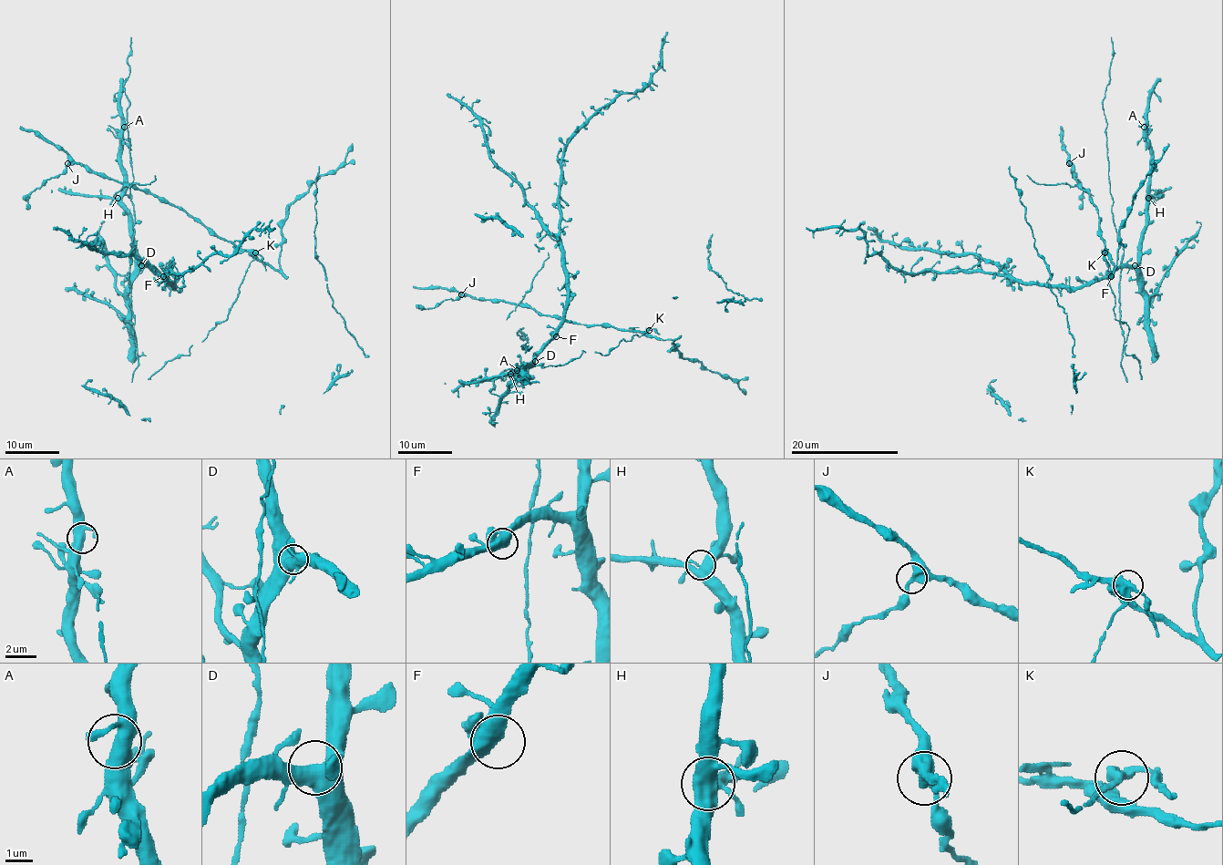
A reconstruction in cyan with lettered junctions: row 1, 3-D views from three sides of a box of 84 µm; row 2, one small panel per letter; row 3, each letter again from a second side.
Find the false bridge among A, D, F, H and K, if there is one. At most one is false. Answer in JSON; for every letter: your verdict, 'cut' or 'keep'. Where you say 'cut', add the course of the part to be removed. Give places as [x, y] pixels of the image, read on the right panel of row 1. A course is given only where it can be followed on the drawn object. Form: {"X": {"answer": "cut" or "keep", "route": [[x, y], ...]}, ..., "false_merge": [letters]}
{"A": {"answer": "keep"}, "D": {"answer": "keep"}, "F": {"answer": "keep"}, "H": {"answer": "keep"}, "K": {"answer": "cut", "route": [[1104, 252], [1097, 209], [1089, 194], [1078, 184], [1070, 163], [1073, 177], [1083, 187], [1083, 205], [1078, 209]]}, "false_merge": ["K"]}

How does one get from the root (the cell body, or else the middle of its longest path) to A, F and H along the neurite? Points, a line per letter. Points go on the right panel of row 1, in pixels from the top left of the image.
A: (1114, 202), (1114, 225), (1124, 251), (1120, 274), (1135, 280), (1139, 279), (1151, 167), (1151, 143), (1144, 127)
F: (1114, 202), (1114, 225), (1124, 251), (1120, 274), (1128, 280), (1139, 279), (1126, 266), (1120, 266), (1111, 276)
H: (1114, 202), (1114, 225), (1124, 251), (1120, 274), (1128, 280), (1135, 280), (1139, 279), (1145, 200), (1148, 198)

